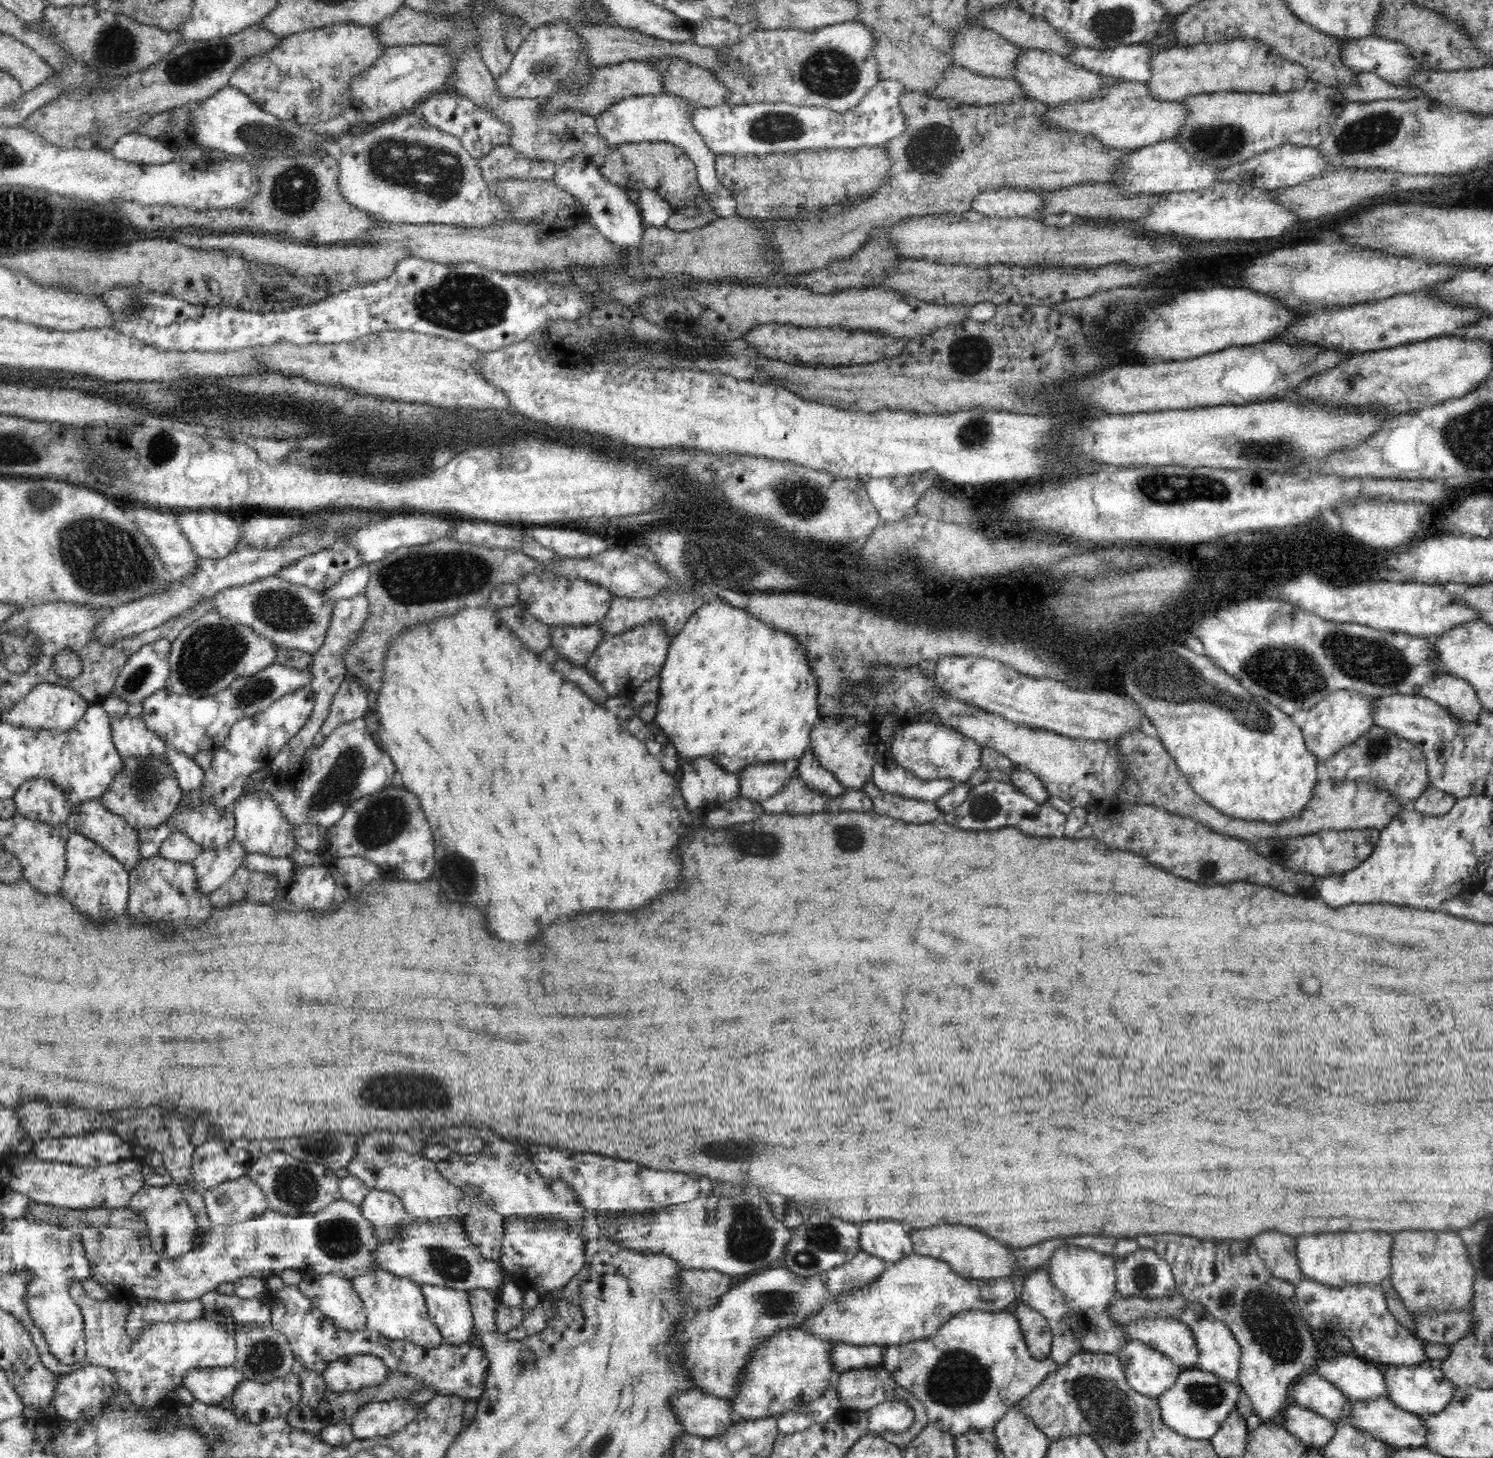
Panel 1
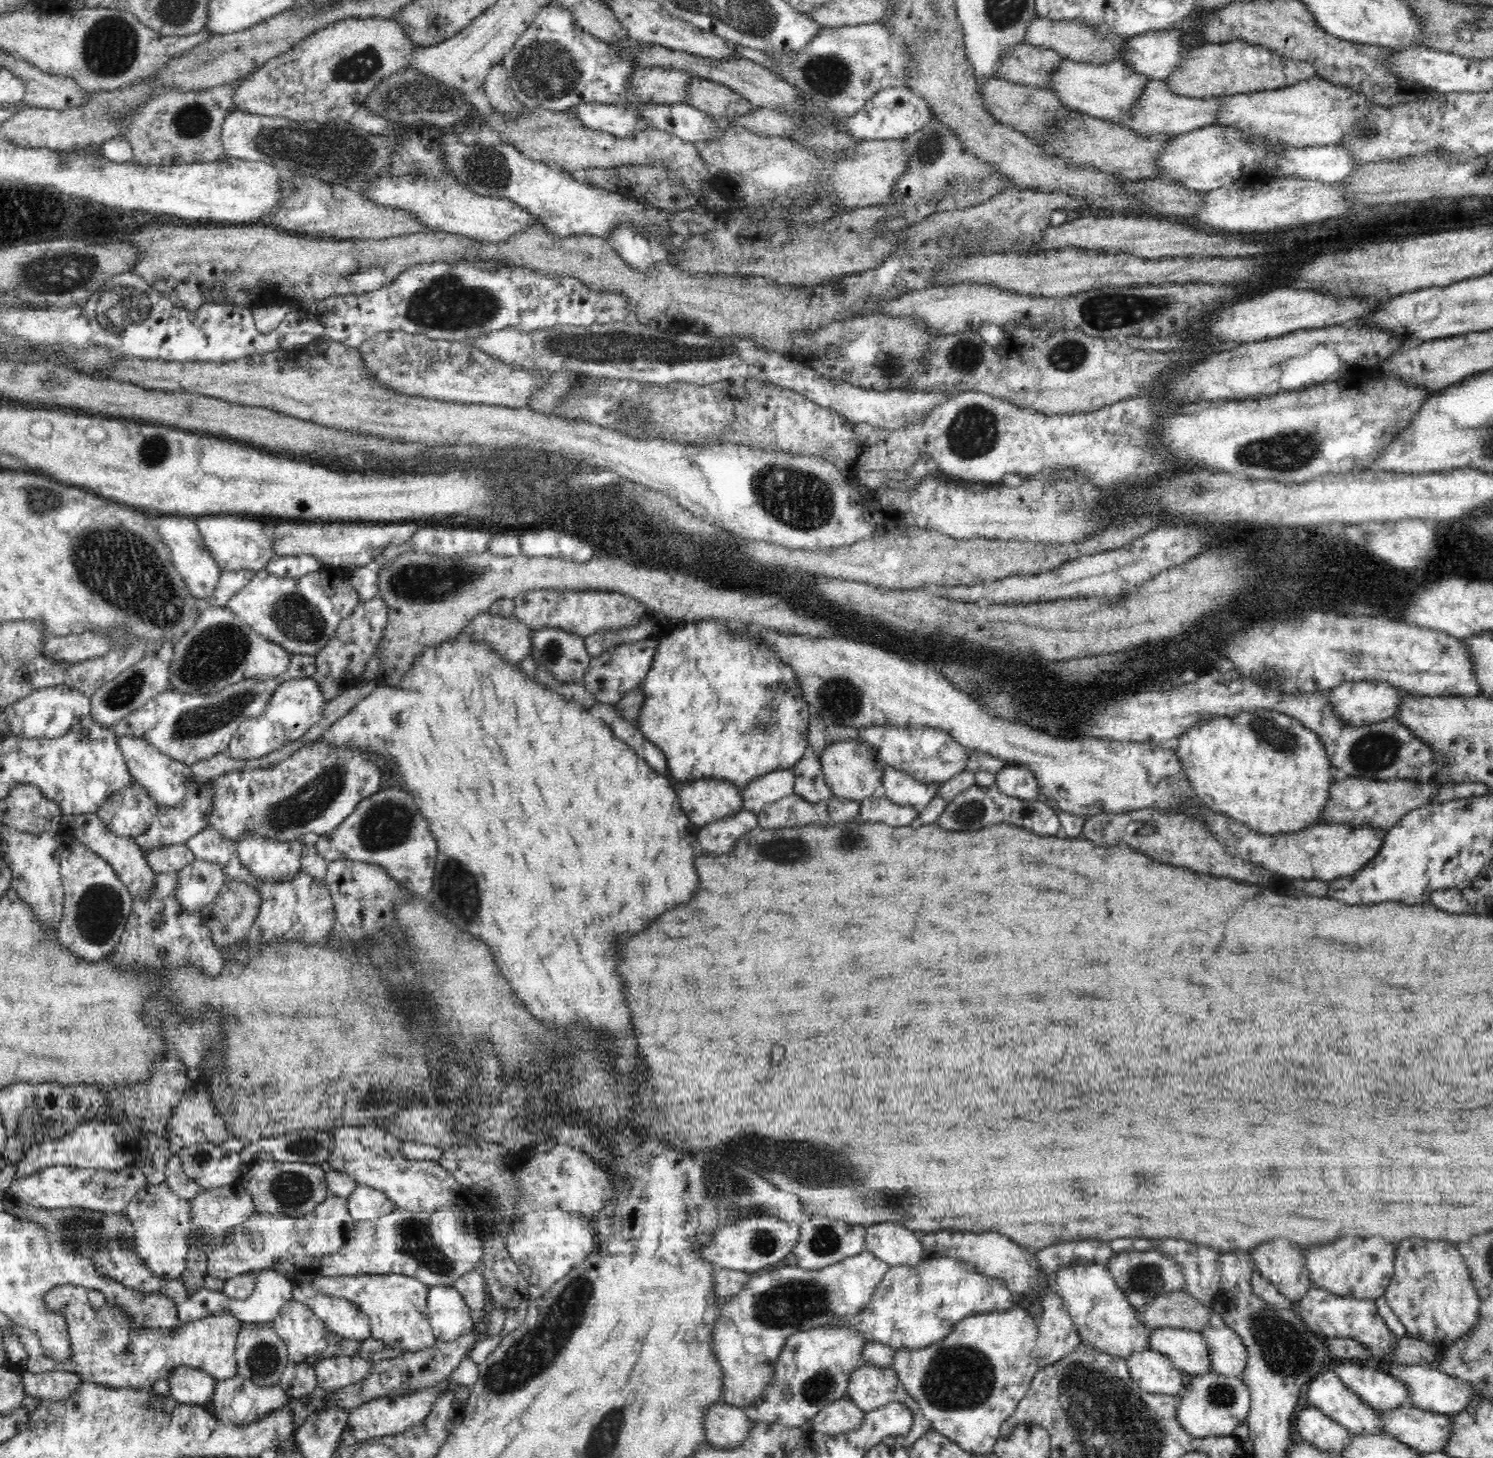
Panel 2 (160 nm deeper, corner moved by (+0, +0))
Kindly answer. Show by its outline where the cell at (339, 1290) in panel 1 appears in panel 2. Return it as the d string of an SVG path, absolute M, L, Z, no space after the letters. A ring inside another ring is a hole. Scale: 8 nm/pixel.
M310 1281L295 1284L293 1300L308 1306L330 1332L342 1338L363 1341L371 1337L369 1318L356 1304L319 1294Z

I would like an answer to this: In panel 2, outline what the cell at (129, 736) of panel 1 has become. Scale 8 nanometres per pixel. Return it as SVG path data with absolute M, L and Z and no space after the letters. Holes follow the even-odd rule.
M122 737L118 739L119 748L126 759L131 780L140 788L146 790L148 797L152 798L158 810L168 809L176 811L186 798L191 784L196 782L195 777L187 764L179 763L168 756L164 756L152 744L142 738Z

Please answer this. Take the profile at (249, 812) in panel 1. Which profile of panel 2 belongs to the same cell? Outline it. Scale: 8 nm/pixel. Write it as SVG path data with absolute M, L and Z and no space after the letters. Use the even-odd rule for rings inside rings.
M250 835L241 838L237 849L242 865L262 883L293 881L302 871L300 840L278 842Z

